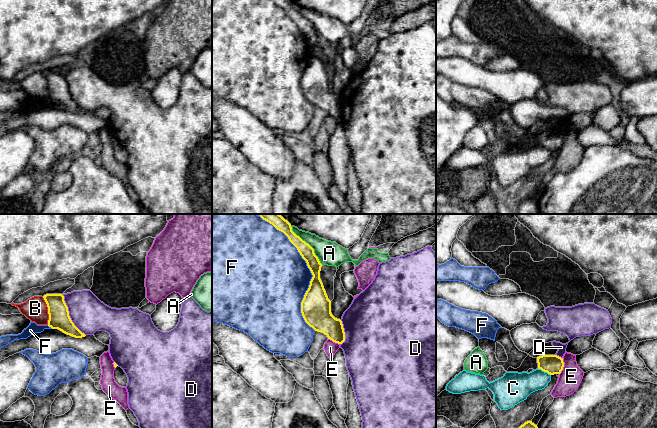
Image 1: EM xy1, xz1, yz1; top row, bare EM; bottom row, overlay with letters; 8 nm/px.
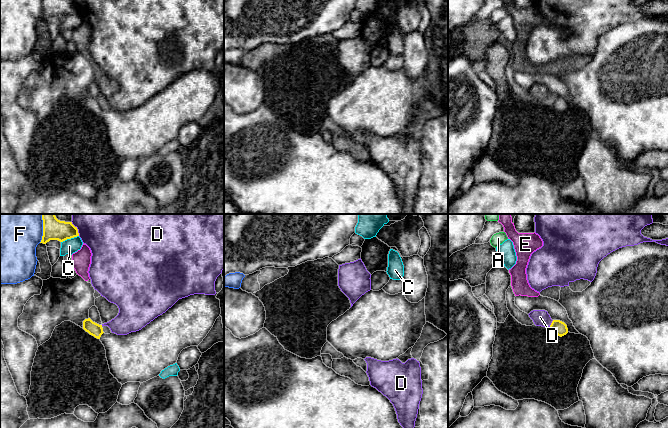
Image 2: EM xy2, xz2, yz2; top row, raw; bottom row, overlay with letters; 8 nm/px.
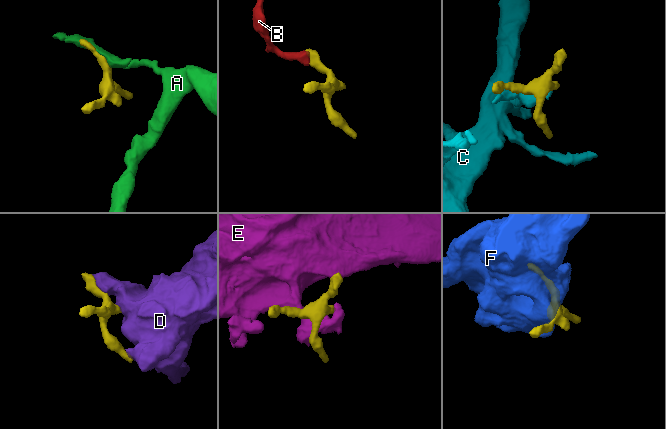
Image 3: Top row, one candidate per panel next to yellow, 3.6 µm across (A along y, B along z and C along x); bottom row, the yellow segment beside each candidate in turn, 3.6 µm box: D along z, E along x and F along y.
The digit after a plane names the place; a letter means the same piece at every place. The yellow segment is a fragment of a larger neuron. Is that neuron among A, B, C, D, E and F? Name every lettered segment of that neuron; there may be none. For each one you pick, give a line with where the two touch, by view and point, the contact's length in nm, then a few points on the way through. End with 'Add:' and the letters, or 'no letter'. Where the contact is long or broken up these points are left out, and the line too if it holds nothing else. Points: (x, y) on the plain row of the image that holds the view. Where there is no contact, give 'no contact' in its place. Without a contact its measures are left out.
Add: no letter

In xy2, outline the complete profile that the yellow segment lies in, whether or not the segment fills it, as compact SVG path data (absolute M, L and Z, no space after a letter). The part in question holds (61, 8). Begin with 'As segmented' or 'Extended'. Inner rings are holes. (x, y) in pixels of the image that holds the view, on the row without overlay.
As segmented. M43 0L43 12L40 19L46 20L50 16L63 18L79 12L78 5L73 0Z

